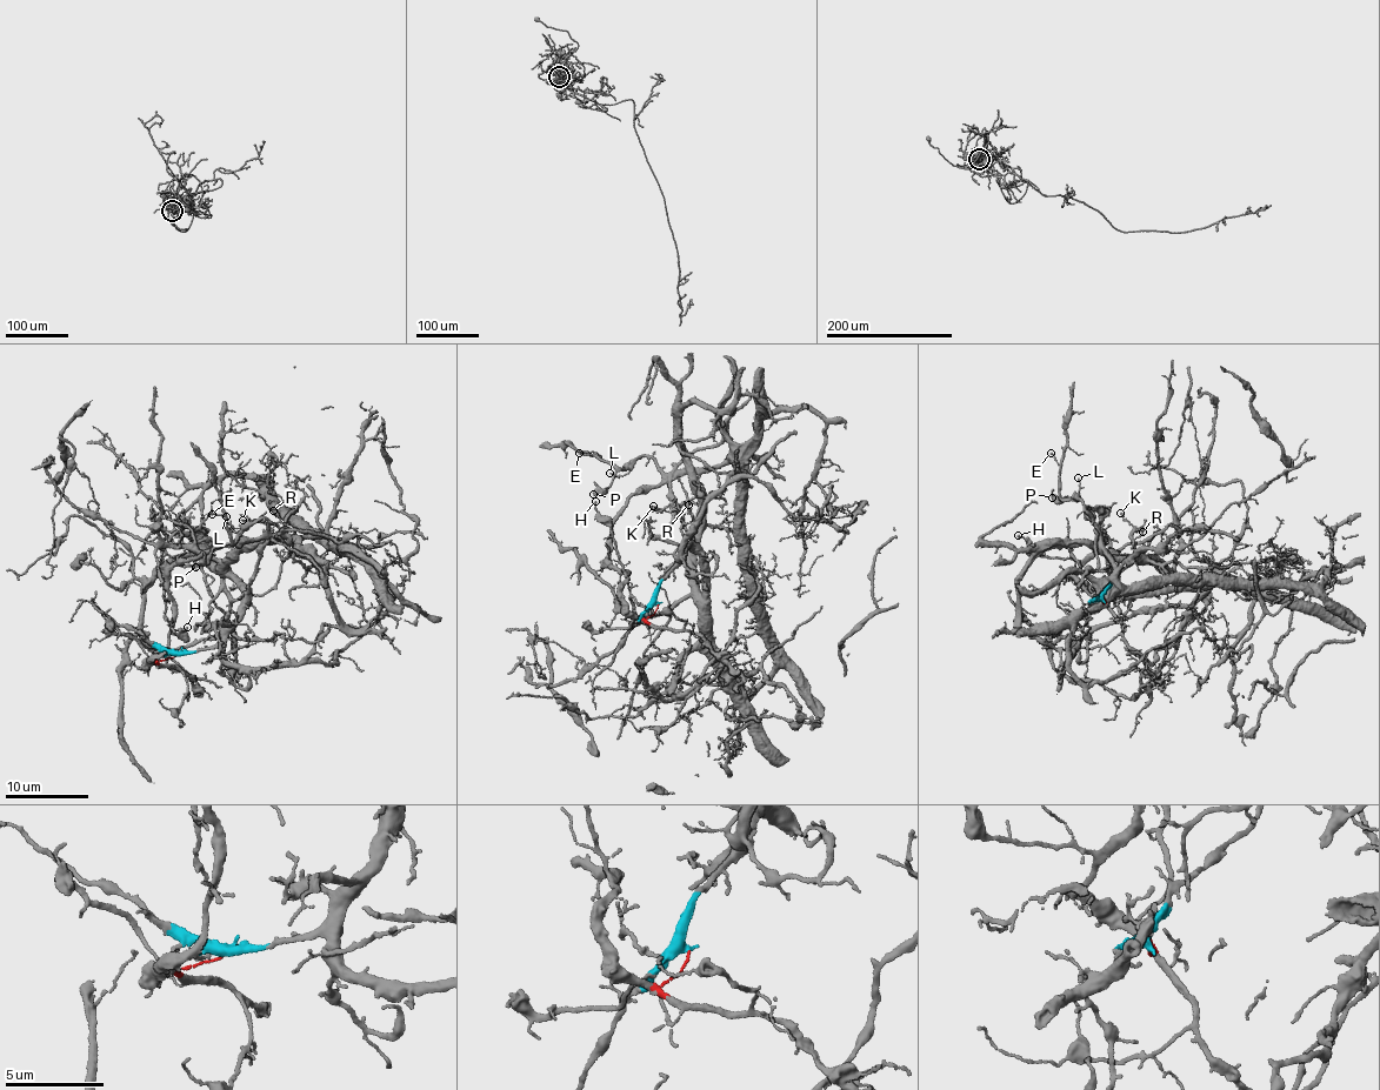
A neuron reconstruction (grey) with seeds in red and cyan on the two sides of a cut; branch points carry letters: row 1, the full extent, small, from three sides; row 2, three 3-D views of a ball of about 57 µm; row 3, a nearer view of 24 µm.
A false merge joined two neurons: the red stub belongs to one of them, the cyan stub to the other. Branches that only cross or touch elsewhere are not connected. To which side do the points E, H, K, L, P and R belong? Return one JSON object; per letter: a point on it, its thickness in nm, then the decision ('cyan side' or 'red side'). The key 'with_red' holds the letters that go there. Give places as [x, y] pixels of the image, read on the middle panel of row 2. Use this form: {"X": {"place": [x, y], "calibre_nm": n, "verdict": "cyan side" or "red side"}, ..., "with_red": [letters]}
{"E": {"place": [579, 453], "calibre_nm": 120, "verdict": "red side"}, "H": {"place": [595, 501], "calibre_nm": 150, "verdict": "red side"}, "K": {"place": [653, 506], "calibre_nm": 160, "verdict": "cyan side"}, "L": {"place": [610, 473], "calibre_nm": 100, "verdict": "red side"}, "P": {"place": [593, 494], "calibre_nm": 340, "verdict": "red side"}, "R": {"place": [688, 505], "calibre_nm": 180, "verdict": "cyan side"}, "with_red": ["E", "H", "L", "P"]}

